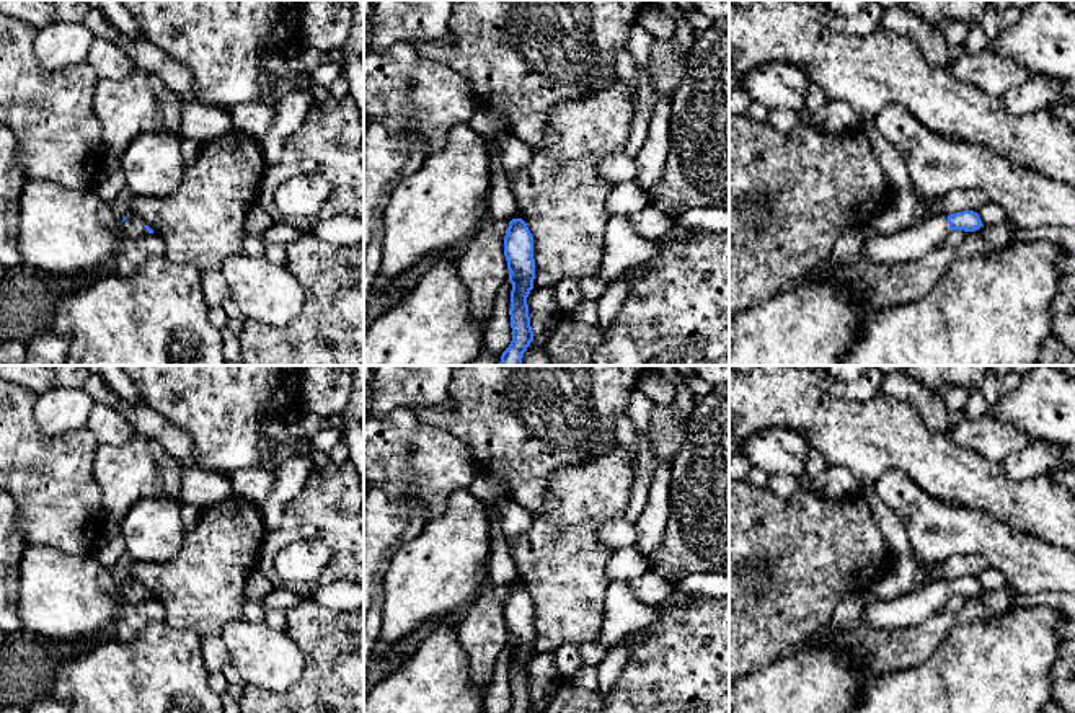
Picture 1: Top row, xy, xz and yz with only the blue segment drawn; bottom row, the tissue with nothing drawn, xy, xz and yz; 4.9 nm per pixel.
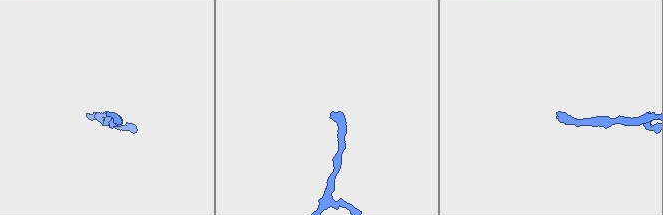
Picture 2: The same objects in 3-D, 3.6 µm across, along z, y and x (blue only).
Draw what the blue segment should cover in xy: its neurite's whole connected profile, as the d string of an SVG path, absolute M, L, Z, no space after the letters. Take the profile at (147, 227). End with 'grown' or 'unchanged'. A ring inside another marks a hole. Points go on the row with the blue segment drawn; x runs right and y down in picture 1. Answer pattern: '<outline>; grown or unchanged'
M129 214L122 219L122 233L131 238L139 238L147 233L153 233L153 230L148 225L145 225L137 215Z; grown

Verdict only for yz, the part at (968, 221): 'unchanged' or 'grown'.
grown

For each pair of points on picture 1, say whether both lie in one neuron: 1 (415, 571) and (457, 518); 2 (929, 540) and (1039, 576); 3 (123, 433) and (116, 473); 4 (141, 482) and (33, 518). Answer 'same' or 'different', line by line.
1: same
2: same
3: different
4: different

